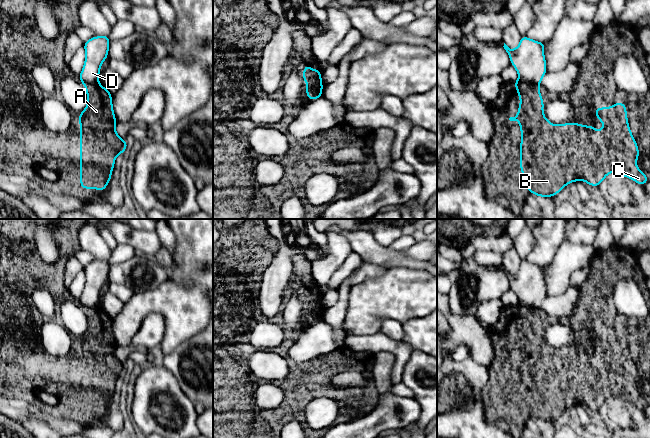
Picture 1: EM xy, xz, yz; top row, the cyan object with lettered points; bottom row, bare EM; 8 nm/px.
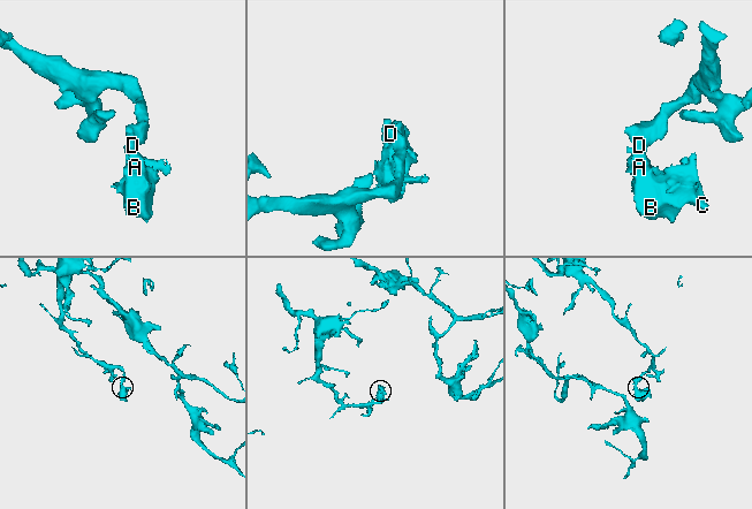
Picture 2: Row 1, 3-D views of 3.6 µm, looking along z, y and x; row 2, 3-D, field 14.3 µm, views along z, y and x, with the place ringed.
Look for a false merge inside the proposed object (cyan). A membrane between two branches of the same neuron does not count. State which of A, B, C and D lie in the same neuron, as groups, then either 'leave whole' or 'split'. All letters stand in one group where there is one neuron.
A B C / D; split

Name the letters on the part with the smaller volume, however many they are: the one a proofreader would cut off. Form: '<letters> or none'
A, B, C

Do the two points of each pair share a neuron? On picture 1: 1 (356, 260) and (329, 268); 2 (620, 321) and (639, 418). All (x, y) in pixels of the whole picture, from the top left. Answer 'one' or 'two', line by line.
1: two
2: one

